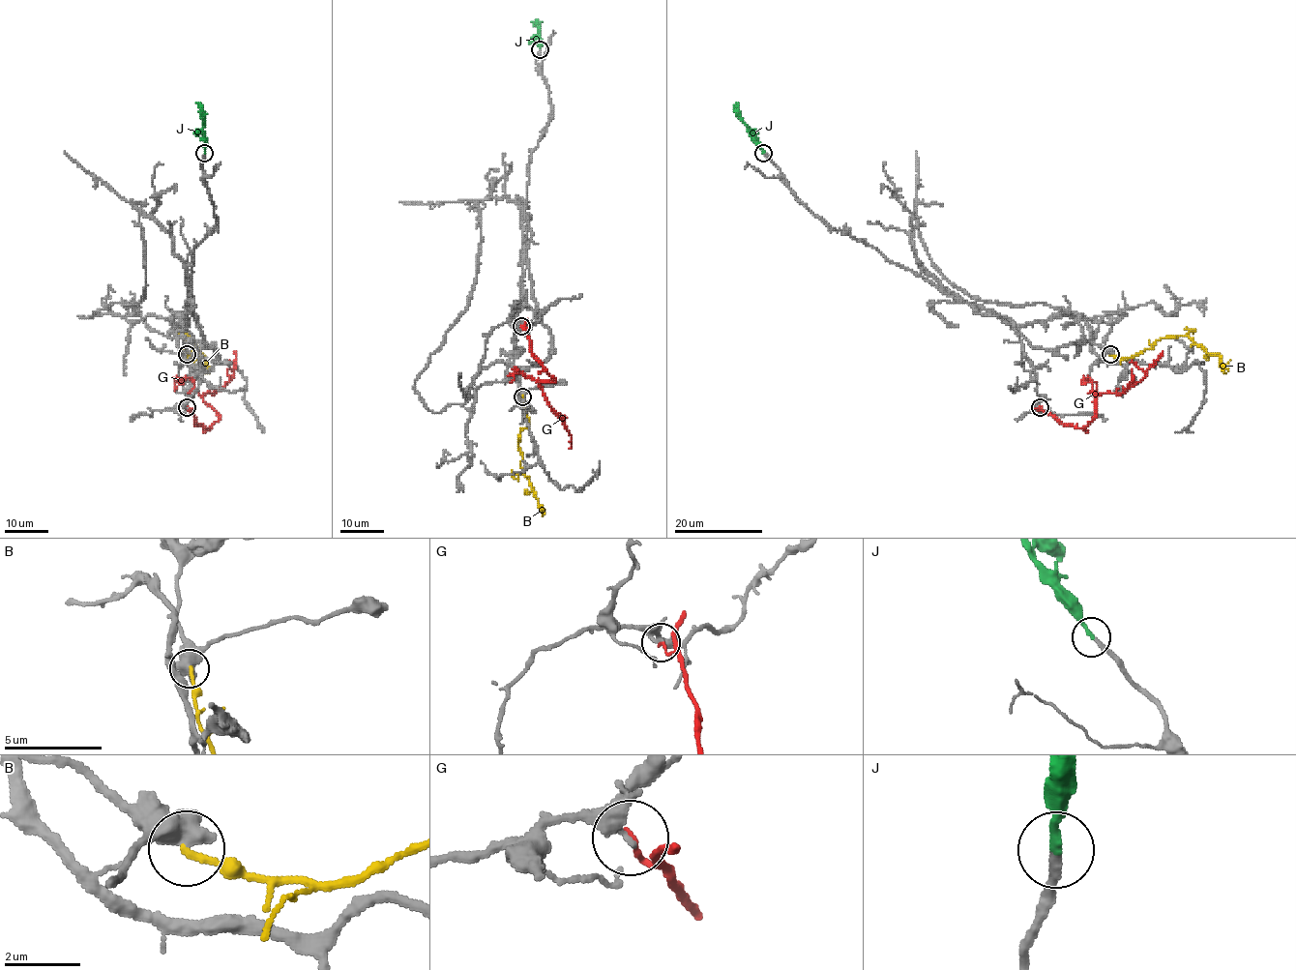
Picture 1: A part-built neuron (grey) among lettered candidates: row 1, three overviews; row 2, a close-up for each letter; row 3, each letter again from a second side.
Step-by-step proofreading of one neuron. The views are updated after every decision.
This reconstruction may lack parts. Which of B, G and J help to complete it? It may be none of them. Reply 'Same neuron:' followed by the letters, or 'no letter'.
Same neuron: J

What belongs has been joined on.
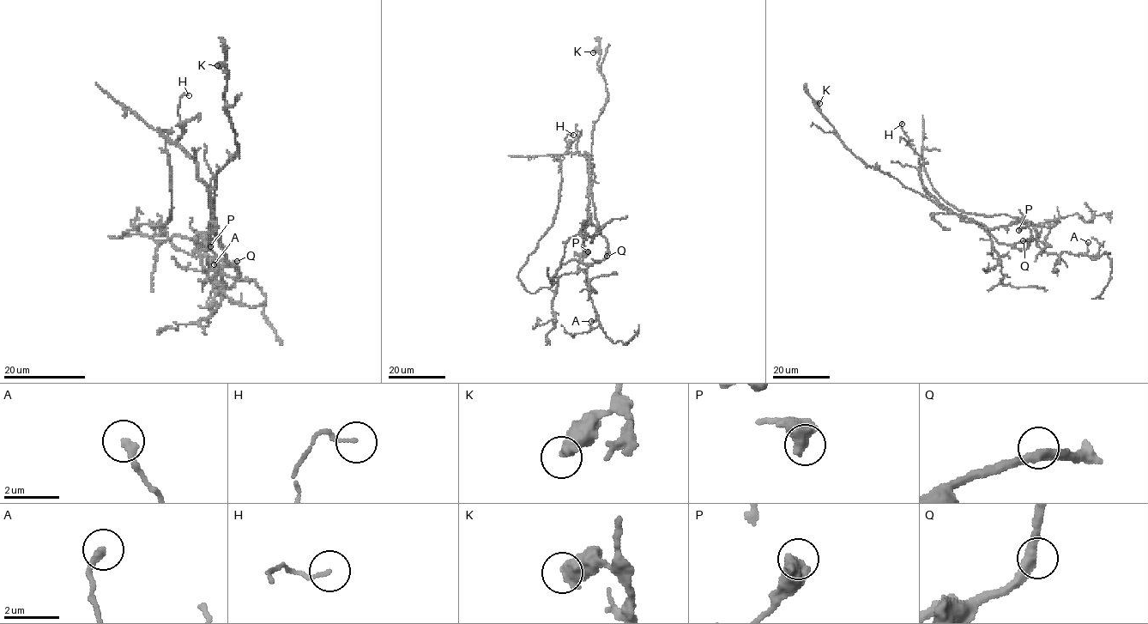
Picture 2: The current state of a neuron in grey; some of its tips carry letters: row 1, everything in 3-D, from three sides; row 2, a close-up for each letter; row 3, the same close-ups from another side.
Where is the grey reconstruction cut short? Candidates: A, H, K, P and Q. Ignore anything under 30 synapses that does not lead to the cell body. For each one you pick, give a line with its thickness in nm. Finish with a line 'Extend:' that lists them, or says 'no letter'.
Extend: no letter

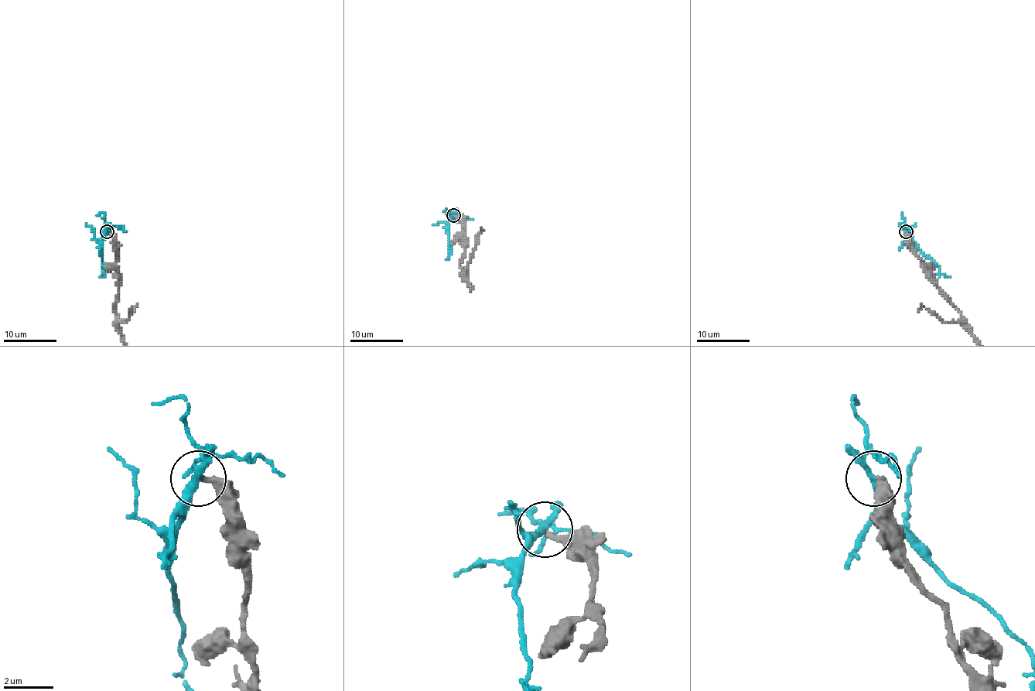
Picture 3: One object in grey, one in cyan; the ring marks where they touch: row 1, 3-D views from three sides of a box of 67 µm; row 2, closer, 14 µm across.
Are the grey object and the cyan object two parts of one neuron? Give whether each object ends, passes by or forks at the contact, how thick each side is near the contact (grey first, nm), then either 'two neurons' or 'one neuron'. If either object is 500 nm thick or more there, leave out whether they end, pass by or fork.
grey ends there; cyan forks there; 240 nm thick on the grey side, 220 nm on the other; two neurons

